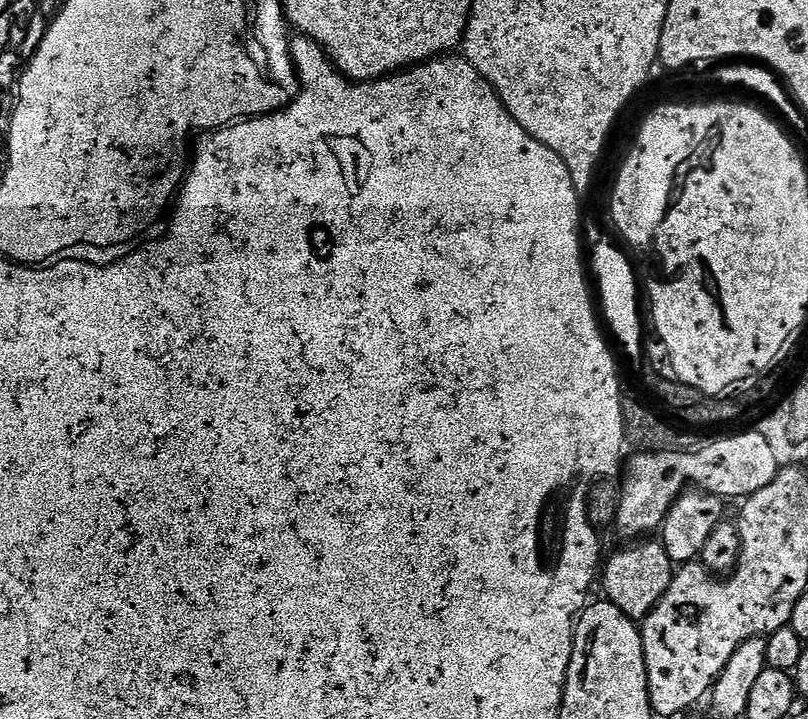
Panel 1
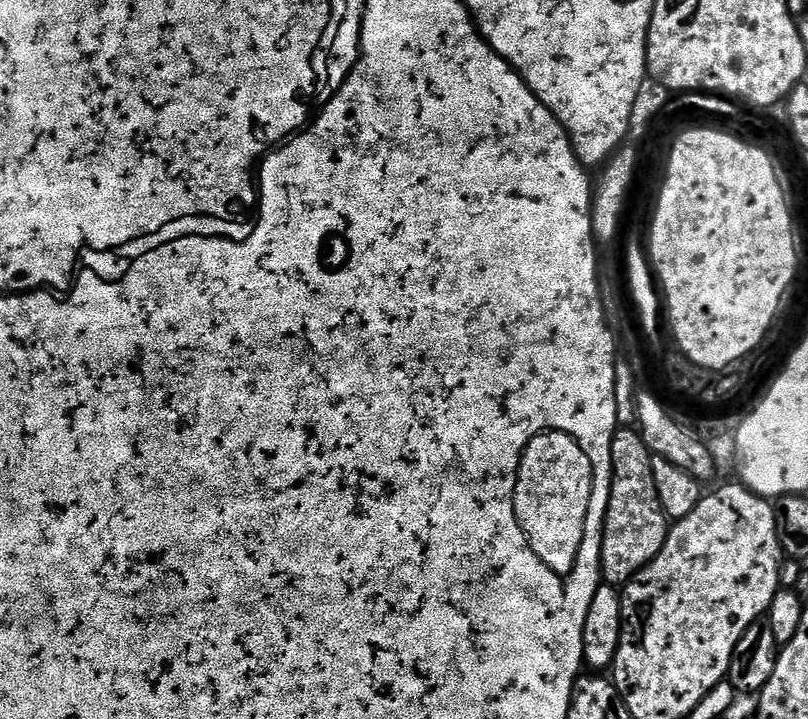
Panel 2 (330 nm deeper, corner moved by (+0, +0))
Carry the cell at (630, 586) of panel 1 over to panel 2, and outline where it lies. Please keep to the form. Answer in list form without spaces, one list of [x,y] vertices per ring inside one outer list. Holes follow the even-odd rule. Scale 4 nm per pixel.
[[[617,427],[614,446],[610,446],[612,485],[600,555],[600,575],[605,584],[627,584],[634,578],[634,574],[652,563],[668,537],[670,521],[662,510],[662,502],[658,502],[658,486],[654,486],[652,457],[652,451],[648,449],[635,427]]]

